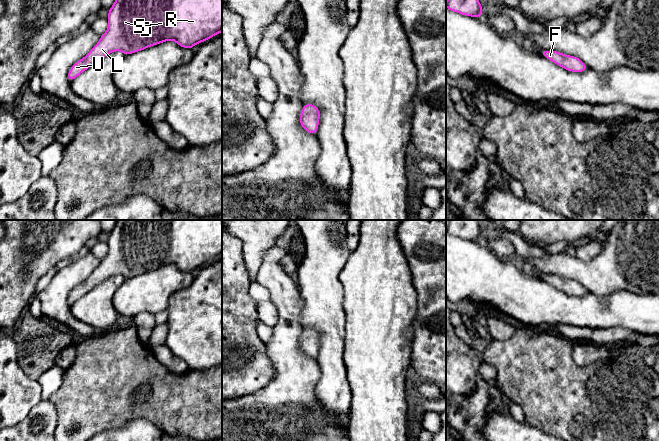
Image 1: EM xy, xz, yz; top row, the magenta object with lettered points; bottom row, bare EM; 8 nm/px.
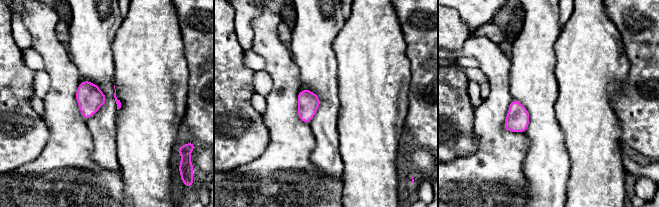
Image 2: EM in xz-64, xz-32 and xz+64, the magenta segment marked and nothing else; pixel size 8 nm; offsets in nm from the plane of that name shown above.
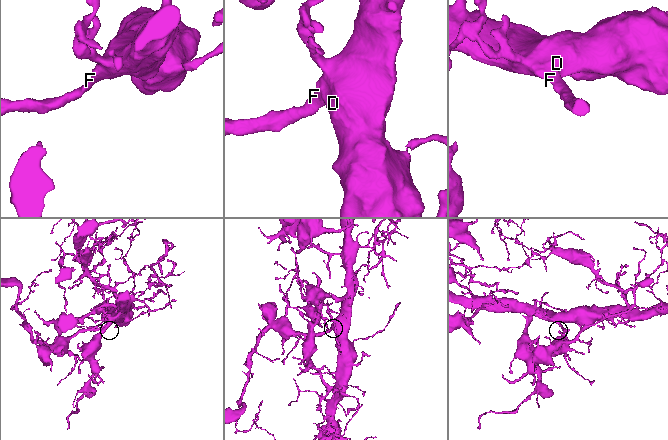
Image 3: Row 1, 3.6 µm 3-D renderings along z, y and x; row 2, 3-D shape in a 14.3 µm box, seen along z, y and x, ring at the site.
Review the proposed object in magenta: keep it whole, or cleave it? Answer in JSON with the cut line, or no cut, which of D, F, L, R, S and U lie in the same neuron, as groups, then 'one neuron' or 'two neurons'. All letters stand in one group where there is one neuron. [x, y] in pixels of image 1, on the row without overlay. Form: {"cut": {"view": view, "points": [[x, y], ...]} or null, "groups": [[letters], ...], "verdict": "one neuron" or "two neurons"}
{"cut": null, "groups": [["D", "F", "L", "R", "S", "U"]], "verdict": "one neuron"}

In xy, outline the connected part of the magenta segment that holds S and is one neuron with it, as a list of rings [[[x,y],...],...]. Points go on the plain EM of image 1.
[[[117,220],[107,244],[108,253],[98,267],[70,292],[70,306],[114,275],[129,279],[168,264],[191,273],[212,262],[222,256],[222,220]]]

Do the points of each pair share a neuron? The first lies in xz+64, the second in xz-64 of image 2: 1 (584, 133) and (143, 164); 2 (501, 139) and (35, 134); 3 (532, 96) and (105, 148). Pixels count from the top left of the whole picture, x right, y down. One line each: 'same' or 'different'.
1: same
2: different
3: same

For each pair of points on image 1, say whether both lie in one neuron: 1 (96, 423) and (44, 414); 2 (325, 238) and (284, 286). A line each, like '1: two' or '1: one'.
1: two
2: two

